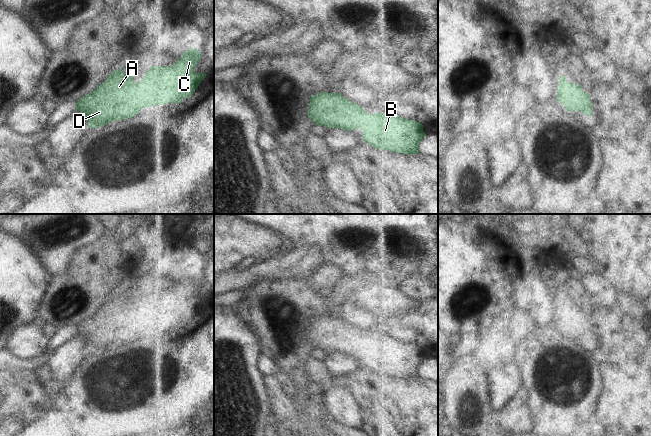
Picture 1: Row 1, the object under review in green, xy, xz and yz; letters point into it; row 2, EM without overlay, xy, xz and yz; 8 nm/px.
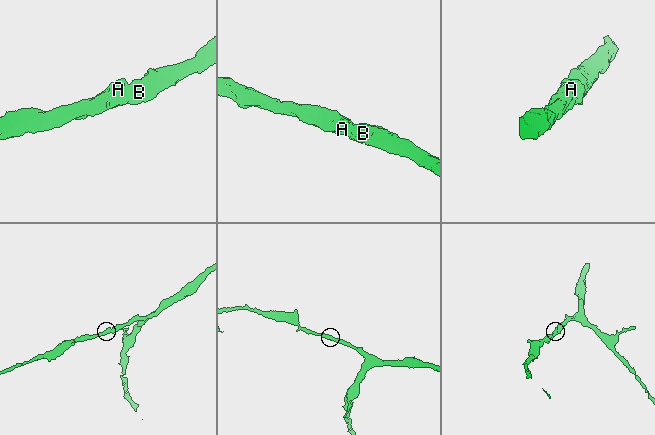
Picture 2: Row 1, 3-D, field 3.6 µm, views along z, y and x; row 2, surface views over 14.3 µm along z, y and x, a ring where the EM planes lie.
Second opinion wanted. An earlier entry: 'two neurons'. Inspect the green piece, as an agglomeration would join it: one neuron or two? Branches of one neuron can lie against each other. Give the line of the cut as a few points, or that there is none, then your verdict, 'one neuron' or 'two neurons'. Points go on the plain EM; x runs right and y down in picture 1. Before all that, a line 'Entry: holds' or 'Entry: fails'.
Entry: fails
no cut | one neuron

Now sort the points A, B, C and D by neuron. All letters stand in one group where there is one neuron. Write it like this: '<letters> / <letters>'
A B C D

